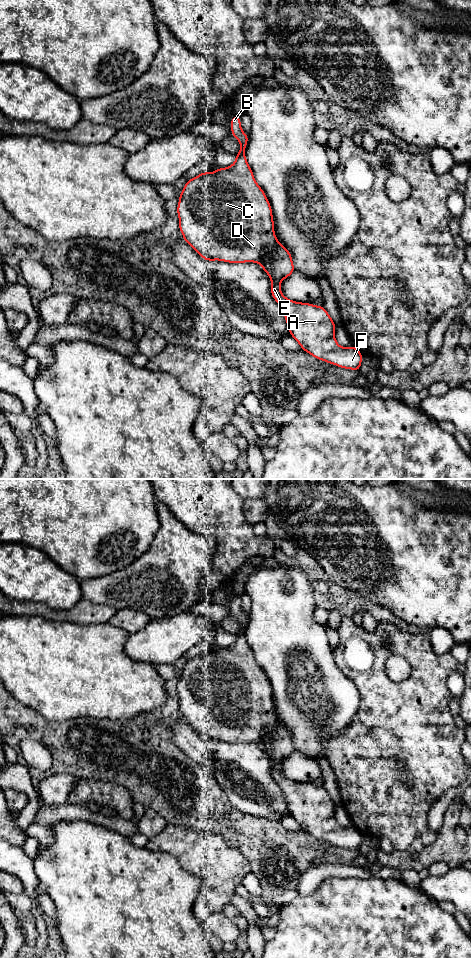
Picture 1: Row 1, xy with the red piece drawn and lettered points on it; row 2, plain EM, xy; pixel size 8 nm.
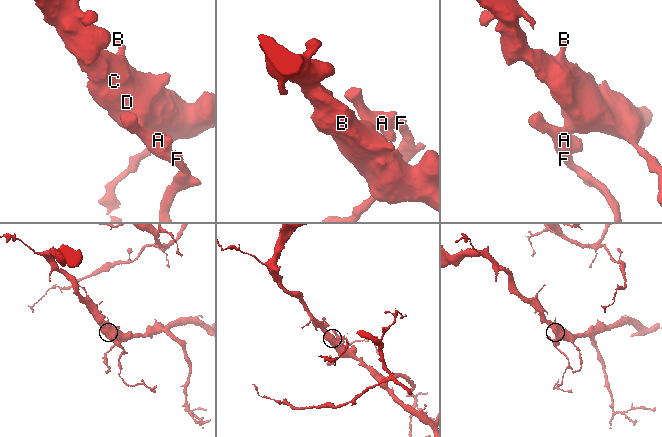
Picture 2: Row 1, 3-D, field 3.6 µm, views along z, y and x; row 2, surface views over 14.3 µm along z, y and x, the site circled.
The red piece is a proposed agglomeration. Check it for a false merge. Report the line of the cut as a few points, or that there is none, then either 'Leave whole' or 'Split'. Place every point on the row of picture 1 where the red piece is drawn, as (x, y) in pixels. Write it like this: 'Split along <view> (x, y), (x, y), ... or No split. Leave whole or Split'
No split. Leave whole

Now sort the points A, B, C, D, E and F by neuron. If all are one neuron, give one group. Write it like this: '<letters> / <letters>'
A B C D E F

